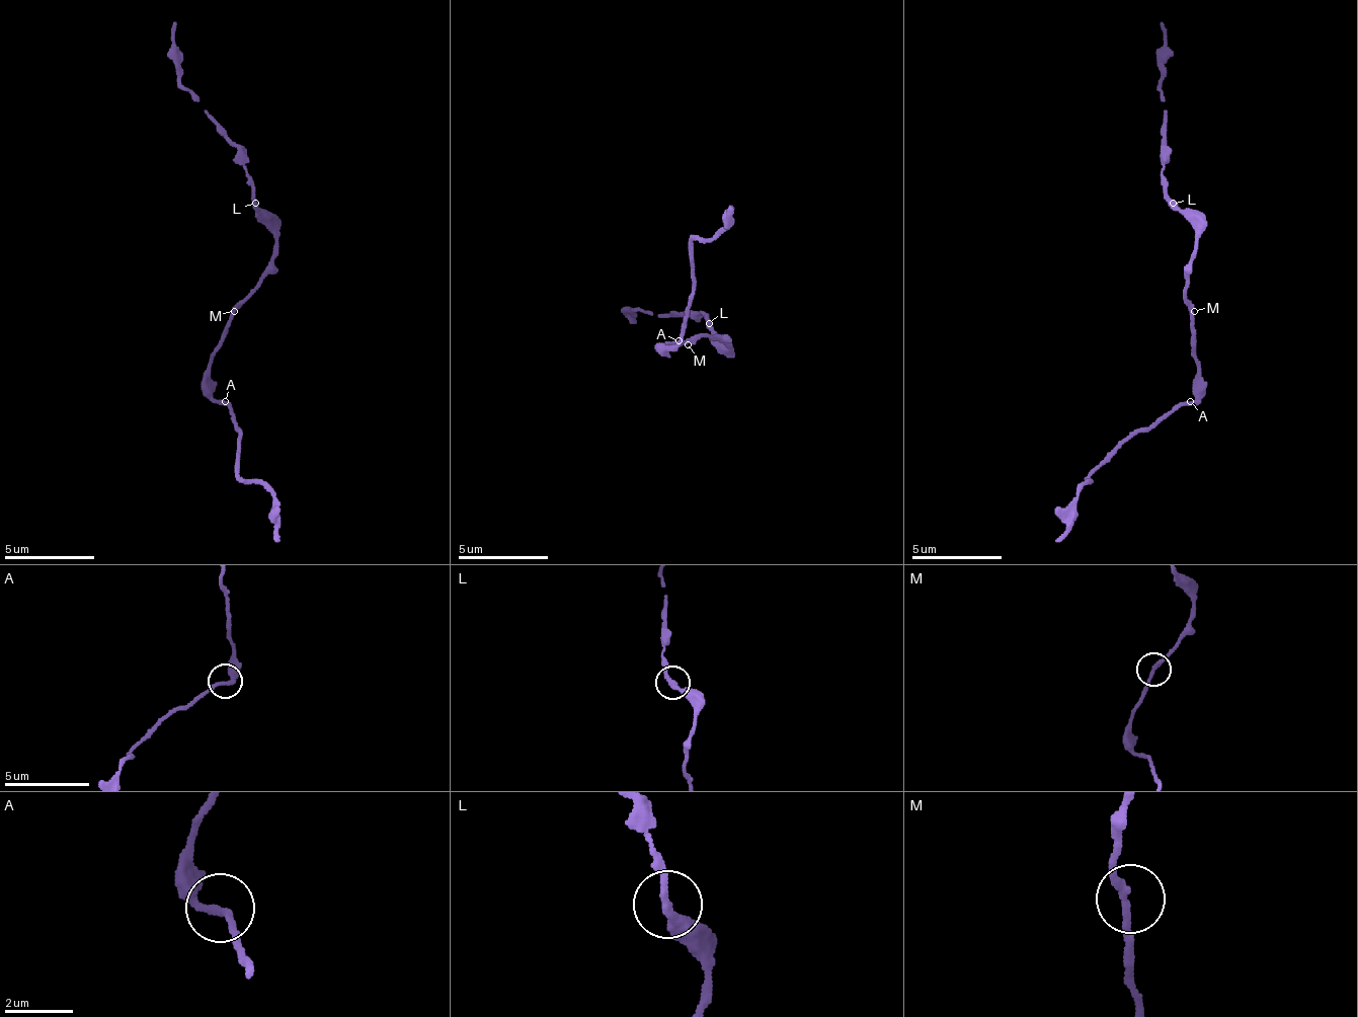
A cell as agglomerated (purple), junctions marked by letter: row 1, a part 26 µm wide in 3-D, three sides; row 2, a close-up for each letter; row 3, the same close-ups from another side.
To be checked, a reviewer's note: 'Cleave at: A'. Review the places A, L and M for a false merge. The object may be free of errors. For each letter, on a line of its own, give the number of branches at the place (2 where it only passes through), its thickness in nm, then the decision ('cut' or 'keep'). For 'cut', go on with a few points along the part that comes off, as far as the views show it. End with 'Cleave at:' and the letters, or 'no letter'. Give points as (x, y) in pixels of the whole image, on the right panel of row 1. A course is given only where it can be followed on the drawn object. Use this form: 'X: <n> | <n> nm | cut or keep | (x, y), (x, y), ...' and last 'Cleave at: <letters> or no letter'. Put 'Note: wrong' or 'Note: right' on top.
Note: wrong
A: 2 | 240 nm | keep
L: 2 | 240 nm | keep
M: 2 | 200 nm | keep
Cleave at: no letter

